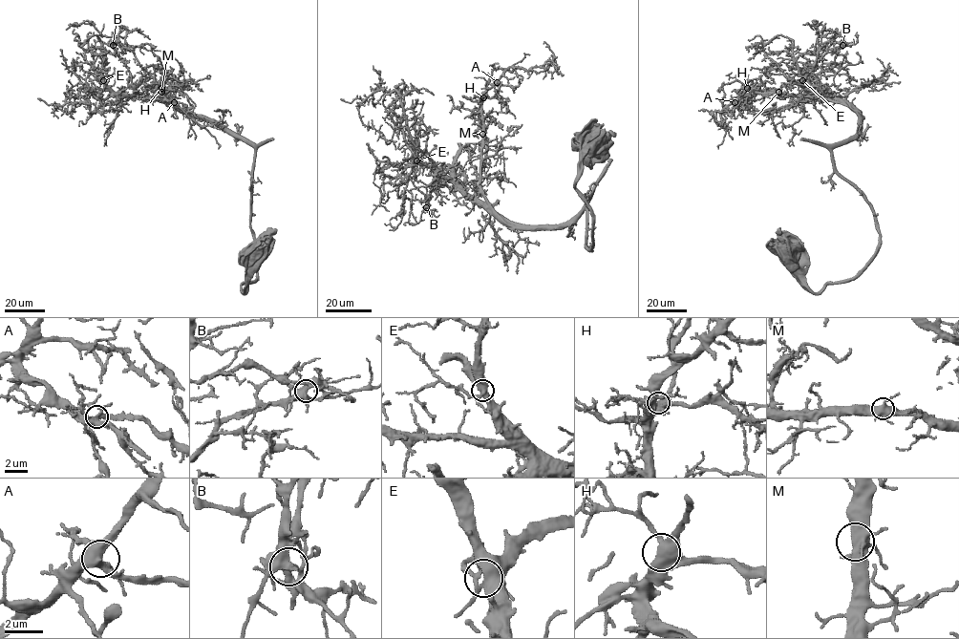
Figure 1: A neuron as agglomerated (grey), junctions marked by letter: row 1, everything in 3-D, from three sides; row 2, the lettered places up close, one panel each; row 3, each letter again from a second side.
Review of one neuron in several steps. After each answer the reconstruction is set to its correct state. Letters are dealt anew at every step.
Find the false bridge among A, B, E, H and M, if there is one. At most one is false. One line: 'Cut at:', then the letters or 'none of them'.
Cut at: none of them

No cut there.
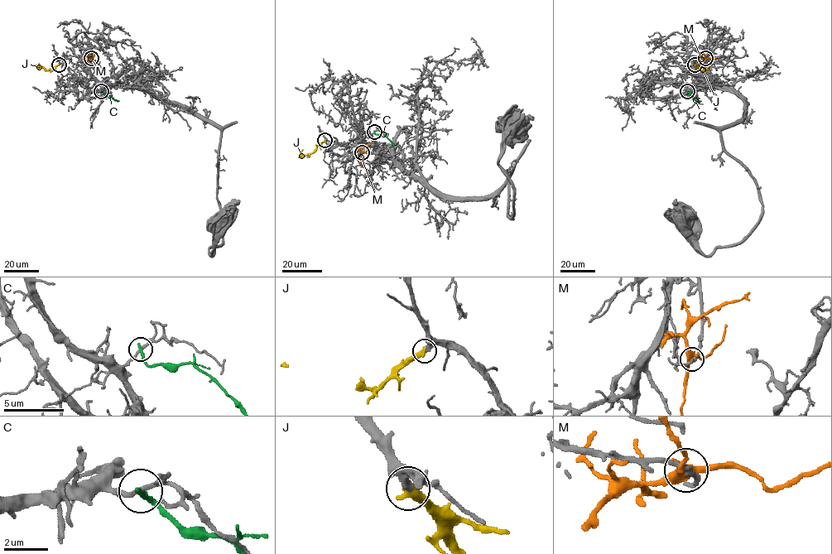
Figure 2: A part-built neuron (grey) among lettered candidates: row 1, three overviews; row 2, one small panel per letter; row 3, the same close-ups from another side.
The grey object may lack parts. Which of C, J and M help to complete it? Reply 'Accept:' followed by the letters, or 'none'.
Accept: J

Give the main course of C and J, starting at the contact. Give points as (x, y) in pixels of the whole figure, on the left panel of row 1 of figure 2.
C: (101, 91), (118, 100)
J: (59, 65), (52, 69), (39, 66)

